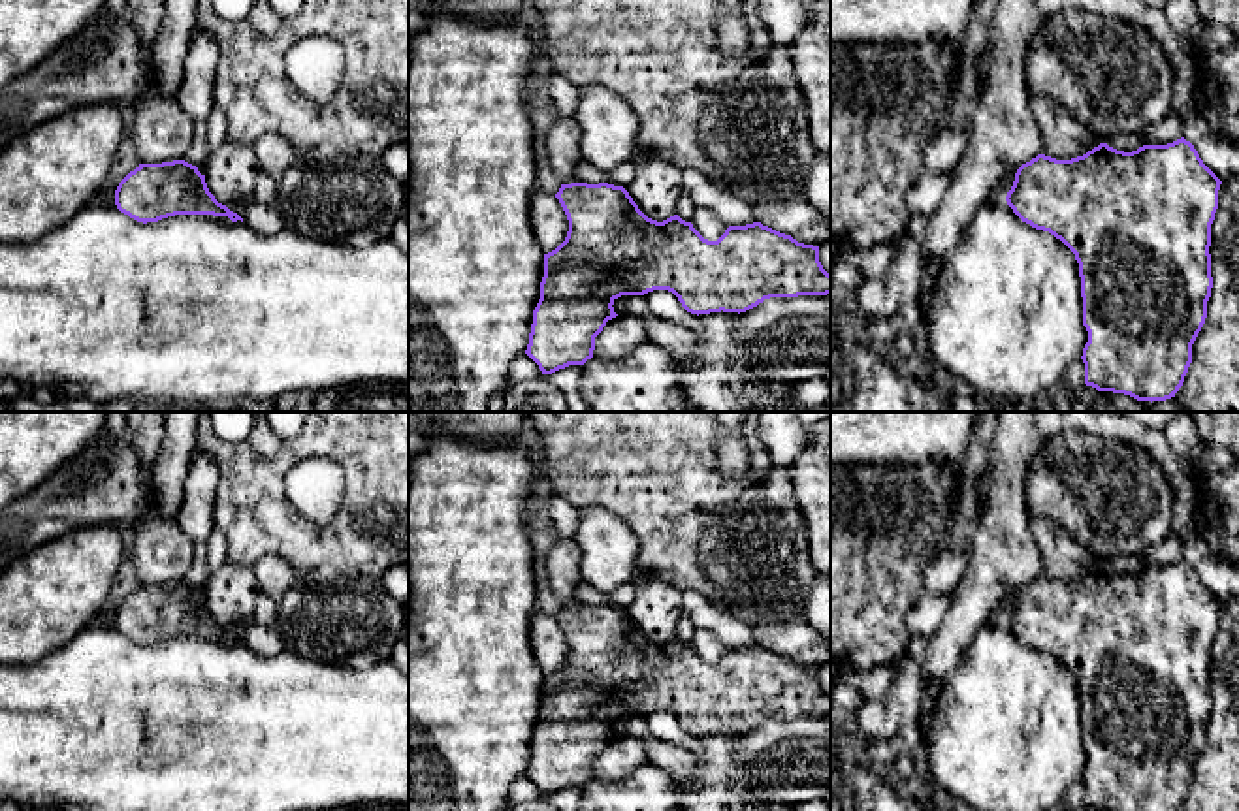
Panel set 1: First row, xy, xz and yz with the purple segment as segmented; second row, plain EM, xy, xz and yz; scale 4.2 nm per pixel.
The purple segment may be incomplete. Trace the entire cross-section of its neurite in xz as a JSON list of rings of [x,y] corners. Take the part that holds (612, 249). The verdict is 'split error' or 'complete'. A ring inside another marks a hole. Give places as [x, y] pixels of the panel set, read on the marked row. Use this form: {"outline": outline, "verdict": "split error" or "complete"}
{"outline": [[[571,183],[561,184],[555,198],[569,231],[555,250],[544,254],[540,299],[525,350],[542,374],[591,359],[595,337],[618,316],[612,305],[621,295],[668,290],[687,312],[699,316],[721,310],[740,314],[770,297],[830,294],[819,246],[798,243],[761,222],[729,226],[717,241],[708,241],[678,215],[663,222],[648,218],[623,186]]], "verdict": "complete"}

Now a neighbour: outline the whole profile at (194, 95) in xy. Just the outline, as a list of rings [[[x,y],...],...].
[[[196,26],[183,62],[183,83],[175,98],[194,124],[207,120],[215,107],[213,83],[218,56],[217,40],[205,28]]]

